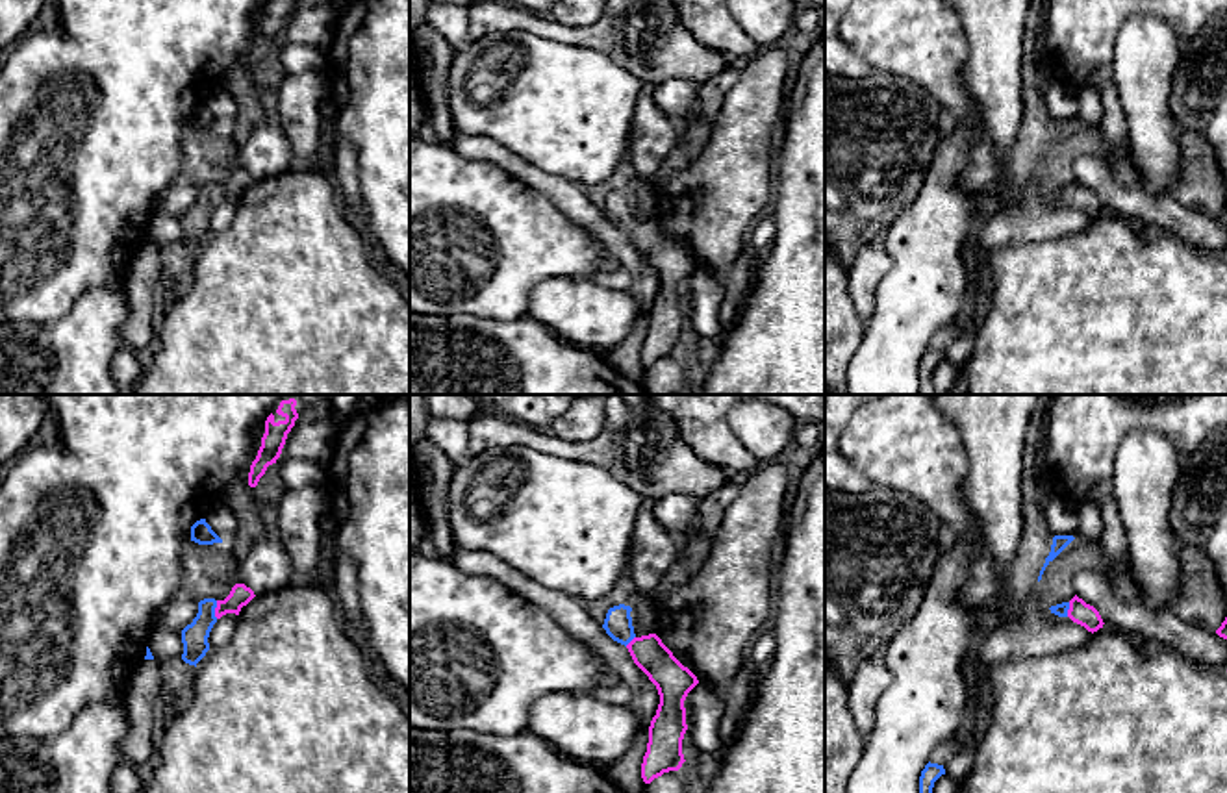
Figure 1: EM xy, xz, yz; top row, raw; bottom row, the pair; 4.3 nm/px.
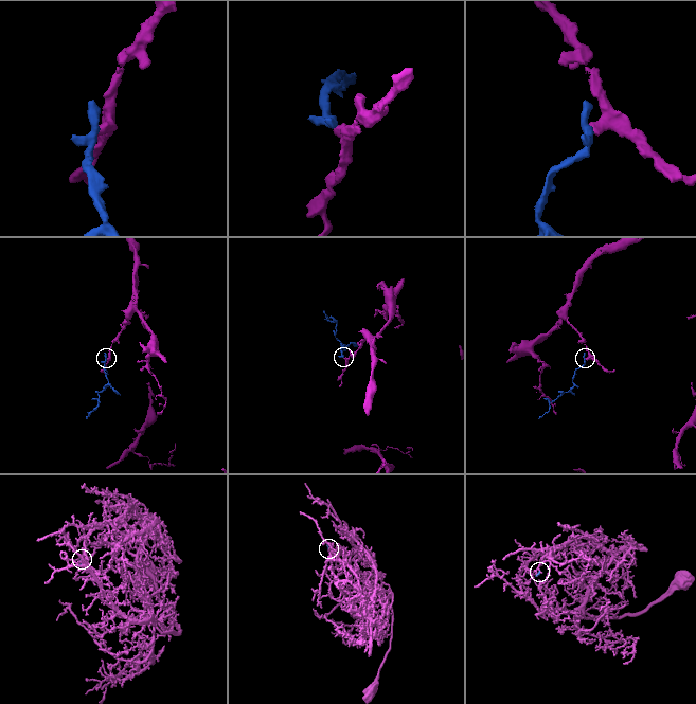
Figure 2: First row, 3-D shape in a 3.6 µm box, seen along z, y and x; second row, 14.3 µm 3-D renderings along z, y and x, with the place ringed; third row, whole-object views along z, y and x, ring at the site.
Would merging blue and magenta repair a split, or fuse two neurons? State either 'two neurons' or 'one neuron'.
one neuron

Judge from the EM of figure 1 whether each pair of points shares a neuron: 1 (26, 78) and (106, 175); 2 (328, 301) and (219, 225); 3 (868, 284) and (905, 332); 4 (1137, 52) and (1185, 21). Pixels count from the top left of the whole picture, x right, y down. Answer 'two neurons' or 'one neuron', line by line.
1: one neuron
2: two neurons
3: two neurons
4: two neurons

